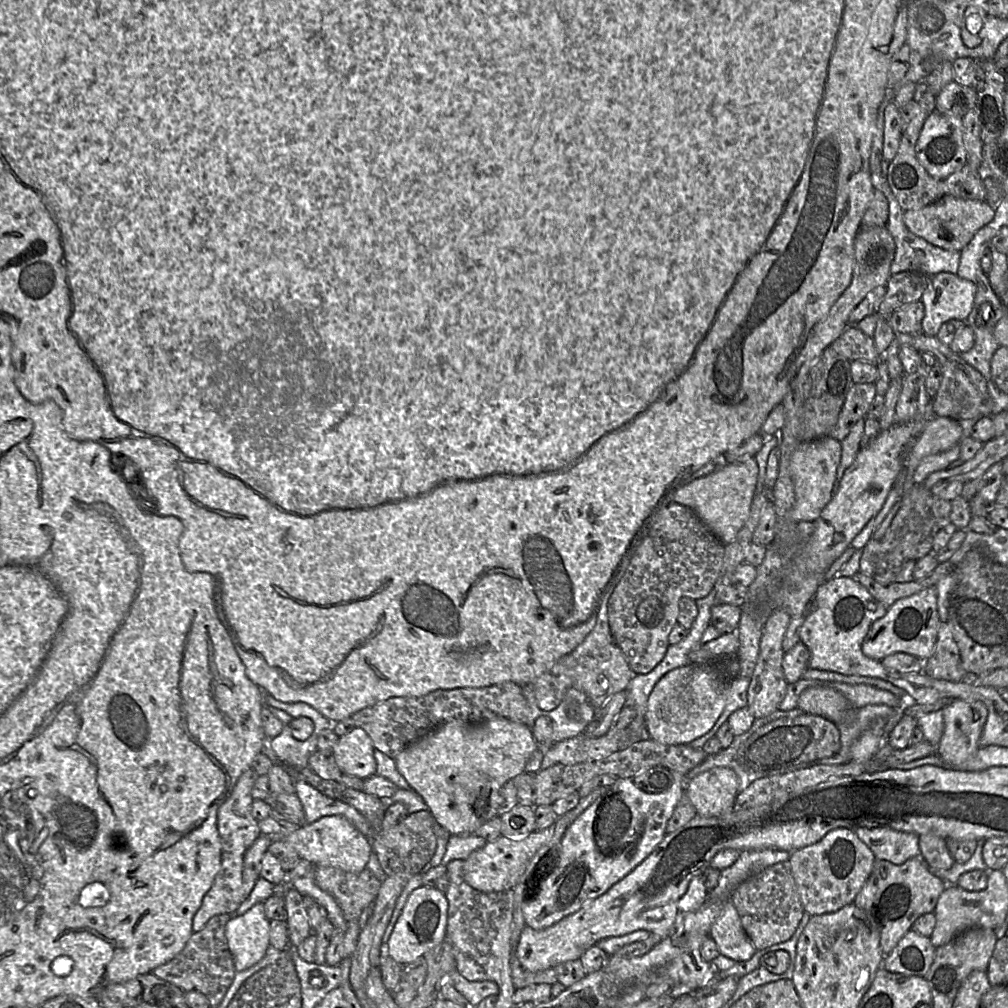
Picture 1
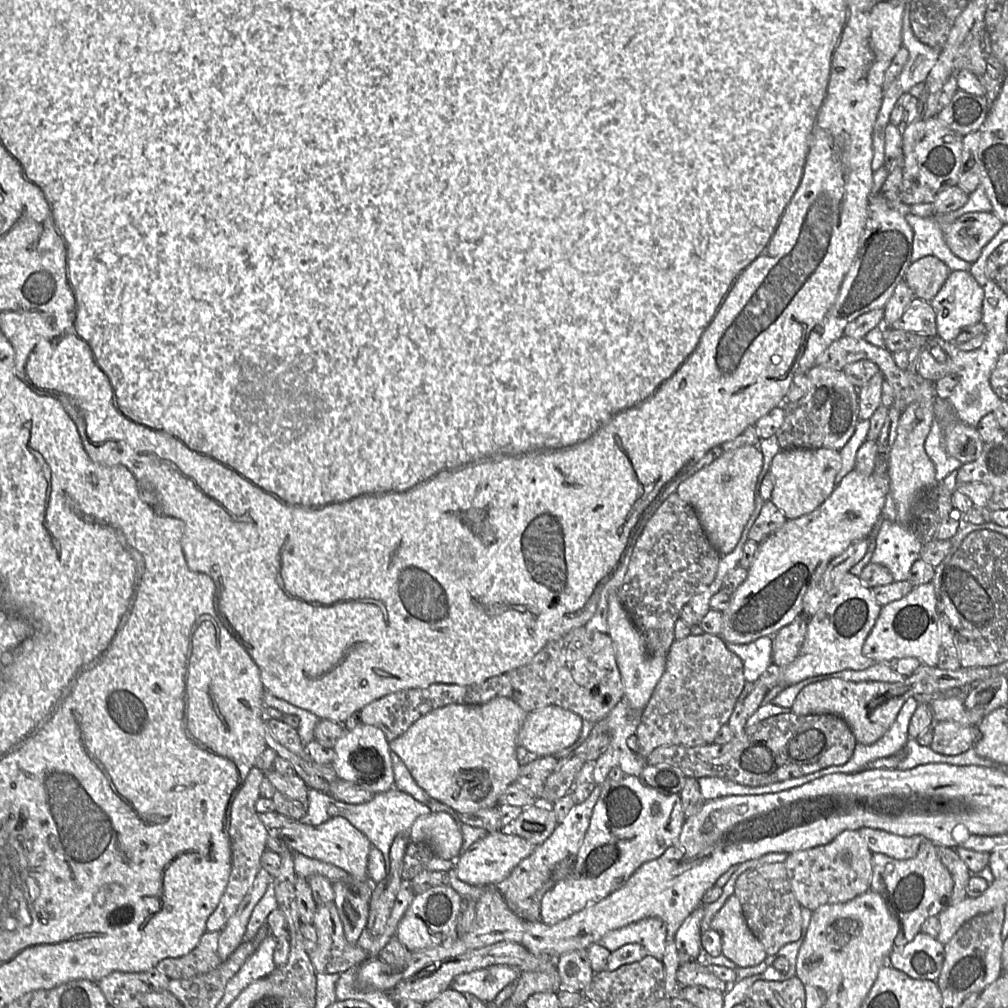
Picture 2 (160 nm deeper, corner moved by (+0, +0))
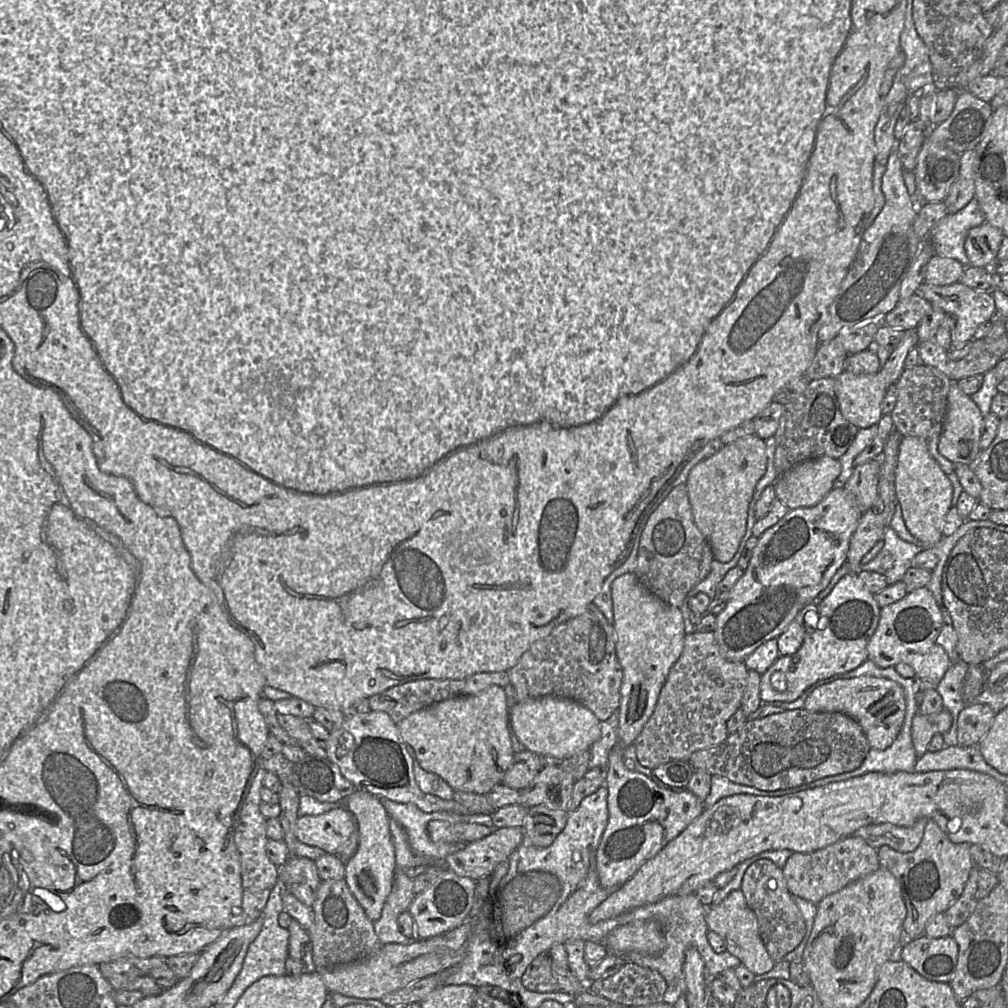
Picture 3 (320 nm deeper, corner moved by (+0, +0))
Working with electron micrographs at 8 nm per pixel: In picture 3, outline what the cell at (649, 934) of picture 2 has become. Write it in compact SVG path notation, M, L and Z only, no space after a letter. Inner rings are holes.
M695 893L687 895L673 895L665 897L656 903L647 904L634 908L620 916L598 922L596 925L579 926L570 939L582 939L584 941L595 941L605 943L608 934L615 928L634 921L652 920L657 921L662 927L665 938L665 948L658 954L650 955L638 952L628 954L627 961L632 961L640 966L650 968L660 973L667 984L675 984L683 979L683 965L685 952L690 946L694 946L701 954L705 962L705 970L708 978L715 979L726 969L735 969L742 965L741 961L729 952L716 953L711 947L707 934L709 931L707 924L707 908L698 899Z

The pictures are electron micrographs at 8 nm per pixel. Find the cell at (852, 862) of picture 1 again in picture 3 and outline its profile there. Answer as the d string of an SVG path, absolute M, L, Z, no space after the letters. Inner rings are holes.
M851 835L814 852L793 853L783 868L783 874L792 896L818 904L828 895L838 892L879 867L877 850L863 838Z

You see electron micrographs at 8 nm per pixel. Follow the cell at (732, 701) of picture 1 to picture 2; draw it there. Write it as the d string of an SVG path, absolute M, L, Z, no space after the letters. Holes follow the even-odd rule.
M761 637L748 644L725 643L727 649L737 655L743 662L746 683L737 700L742 701L753 690L754 683L773 664L773 637Z

